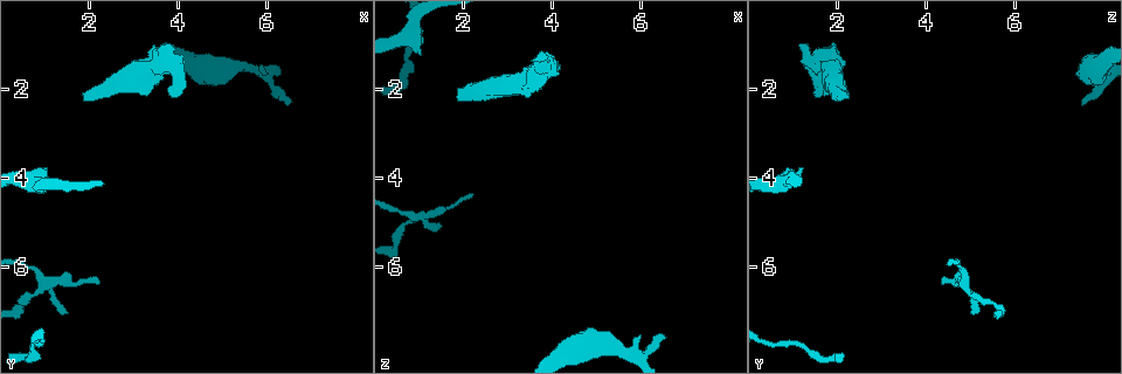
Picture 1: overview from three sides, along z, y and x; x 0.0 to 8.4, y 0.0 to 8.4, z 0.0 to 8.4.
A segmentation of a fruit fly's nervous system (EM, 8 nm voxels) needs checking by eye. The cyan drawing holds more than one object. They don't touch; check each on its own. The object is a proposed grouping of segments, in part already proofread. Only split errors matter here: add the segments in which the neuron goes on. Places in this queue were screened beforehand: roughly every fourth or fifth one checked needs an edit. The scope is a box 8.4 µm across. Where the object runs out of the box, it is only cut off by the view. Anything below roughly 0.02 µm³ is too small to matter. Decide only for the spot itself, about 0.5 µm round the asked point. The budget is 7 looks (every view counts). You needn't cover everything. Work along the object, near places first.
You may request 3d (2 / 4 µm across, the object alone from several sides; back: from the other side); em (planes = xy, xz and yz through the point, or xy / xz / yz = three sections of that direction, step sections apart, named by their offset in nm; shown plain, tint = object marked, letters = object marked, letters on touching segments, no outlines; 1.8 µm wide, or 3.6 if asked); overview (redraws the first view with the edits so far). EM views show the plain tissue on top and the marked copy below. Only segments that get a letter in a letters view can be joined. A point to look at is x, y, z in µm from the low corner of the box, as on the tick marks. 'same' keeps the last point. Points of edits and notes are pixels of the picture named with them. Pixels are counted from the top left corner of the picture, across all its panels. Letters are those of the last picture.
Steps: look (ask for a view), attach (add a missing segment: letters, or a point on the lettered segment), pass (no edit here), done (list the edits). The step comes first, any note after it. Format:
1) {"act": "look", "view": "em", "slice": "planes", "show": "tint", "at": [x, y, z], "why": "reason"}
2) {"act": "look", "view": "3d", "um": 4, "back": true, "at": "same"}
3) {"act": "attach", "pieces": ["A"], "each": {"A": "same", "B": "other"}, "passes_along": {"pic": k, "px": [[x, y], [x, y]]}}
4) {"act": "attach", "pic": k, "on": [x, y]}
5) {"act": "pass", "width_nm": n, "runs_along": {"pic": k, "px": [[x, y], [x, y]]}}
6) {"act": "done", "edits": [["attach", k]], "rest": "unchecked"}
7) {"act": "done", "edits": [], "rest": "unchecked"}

{"act": "look", "view": "em", "slice": "planes", "show": "letters", "at": [1.90, 2.10, 2.20], "why": "branch stops here"}

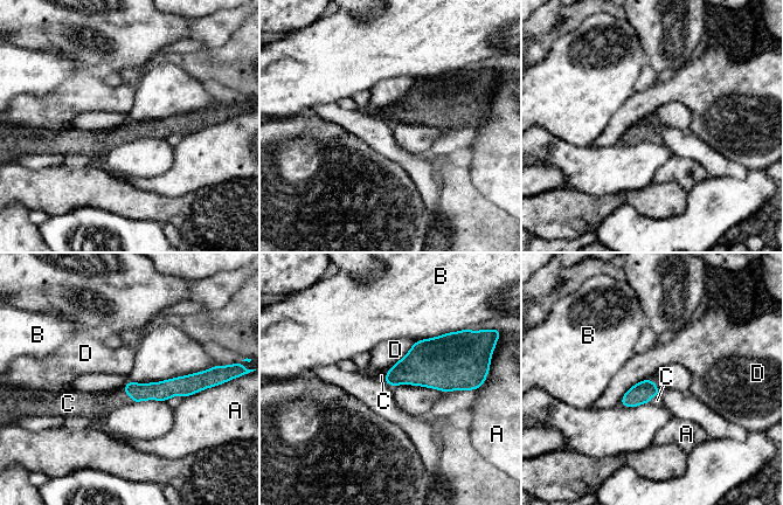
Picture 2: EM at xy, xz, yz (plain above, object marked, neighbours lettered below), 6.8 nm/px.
{"act": "attach", "pic": 2, "on": [94, 406], "each": {"A": "other", "B": "other", "C": "same", "D": "other"}, "found": "it goes on there"}

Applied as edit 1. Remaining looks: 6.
{"act": "look", "view": "3d", "um": 4, "at": [1.05, 3.75, 1.20], "why": "branch stops here"}

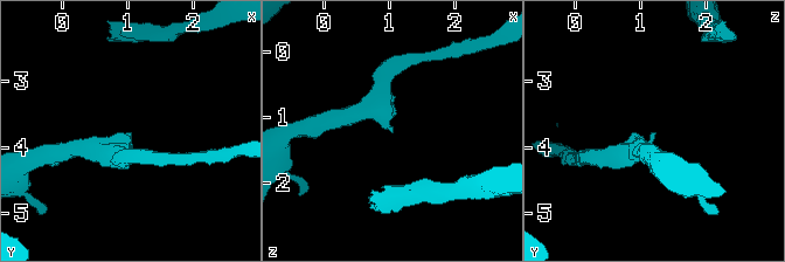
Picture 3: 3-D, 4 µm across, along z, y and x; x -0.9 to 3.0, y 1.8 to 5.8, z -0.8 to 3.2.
{"act": "look", "view": "em", "slice": "planes", "show": "letters", "at": [1.05, 3.75, 1.20], "why": "now the EM"}

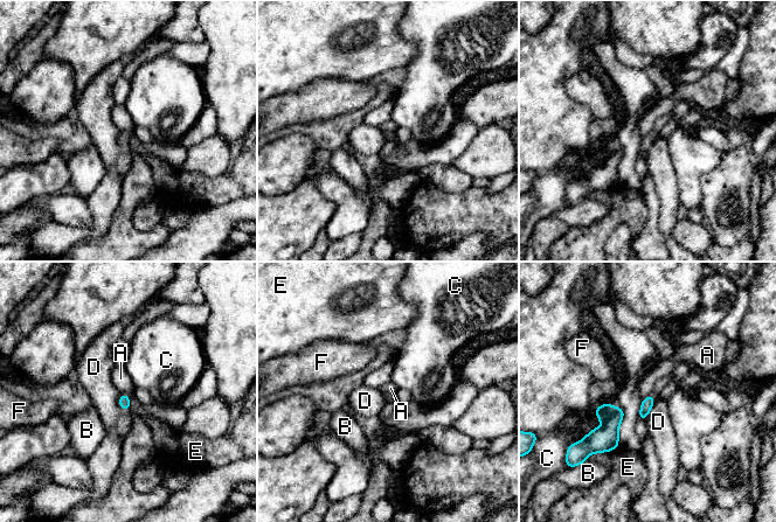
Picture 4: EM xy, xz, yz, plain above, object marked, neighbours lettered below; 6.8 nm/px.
{"act": "pass", "longest_contact_nm": ["C", 240], "each": {"A": "other", "B": "other", "C": "other", "D": "other", "E": "other", "F": "other"}, "border": {"pic": 4, "px": [[122, 392], [130, 398]]}, "found": "no lettered segment goes on from it"}

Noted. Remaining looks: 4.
{"act": "look", "view": "3d", "um": 2, "at": [6.40, 2.30, 7.50], "why": "branch stops here"}

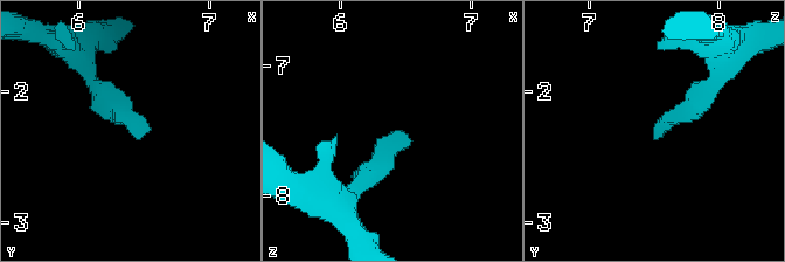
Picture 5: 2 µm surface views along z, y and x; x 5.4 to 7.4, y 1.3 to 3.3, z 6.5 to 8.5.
{"act": "look", "view": "em", "slice": "yz", "step": 4, "show": "letters", "at": [6.40, 2.32, 7.50], "why": "shape alone is not enough"}

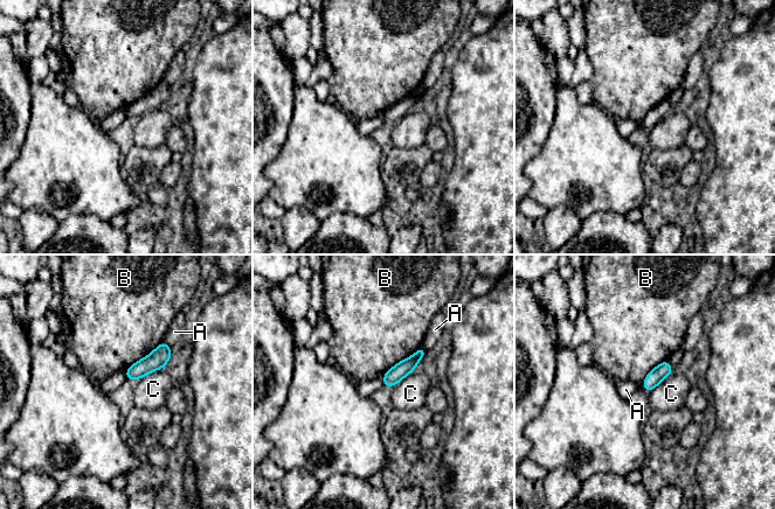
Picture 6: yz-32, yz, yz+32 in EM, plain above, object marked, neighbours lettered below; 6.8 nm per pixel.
{"act": "pass", "each": {"A": "other", "B": "other", "C": "other"}, "runs_along": {"pic": 6, "px": [[421, 351], [386, 382]]}, "found": "no lettered segment goes on from it"}

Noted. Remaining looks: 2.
{"act": "done", "edits": [["attach", 2]], "rest": "unchecked"}

